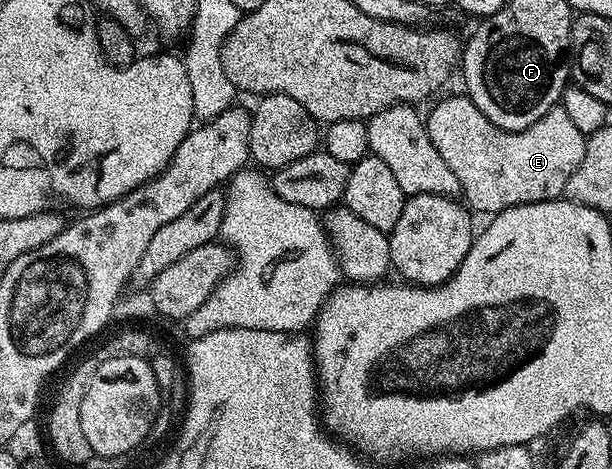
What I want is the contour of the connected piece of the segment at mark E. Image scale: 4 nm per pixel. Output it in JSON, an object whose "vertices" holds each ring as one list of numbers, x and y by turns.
{"vertices":[[459,95,444,98,430,114,425,114,424,120,428,139,432,139,432,147,440,151,440,159,444,159,452,175,456,175,462,188,461,196,475,214,493,215,508,207,559,200,566,192,568,179,572,179,572,171,576,171,576,167,580,167,580,159,584,159,587,134,575,127,572,118,561,107,552,108,540,115,532,127,508,131,493,125,469,97]]}

